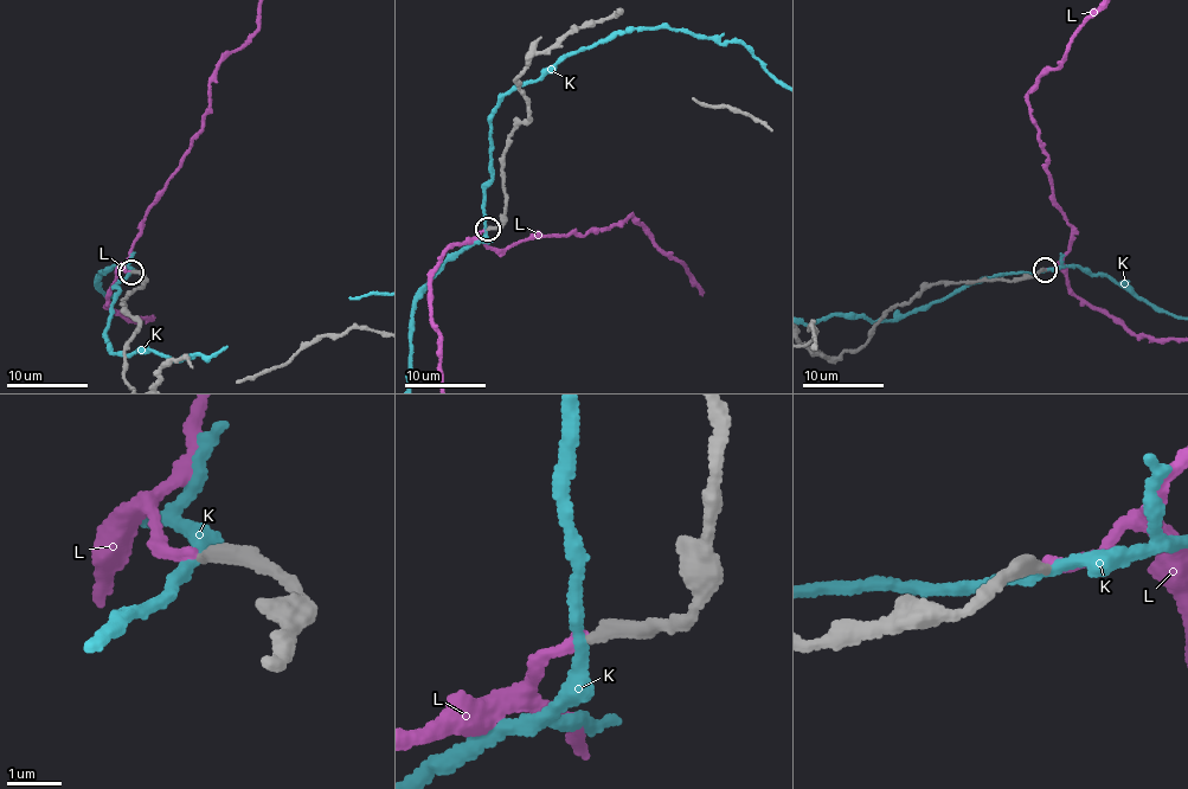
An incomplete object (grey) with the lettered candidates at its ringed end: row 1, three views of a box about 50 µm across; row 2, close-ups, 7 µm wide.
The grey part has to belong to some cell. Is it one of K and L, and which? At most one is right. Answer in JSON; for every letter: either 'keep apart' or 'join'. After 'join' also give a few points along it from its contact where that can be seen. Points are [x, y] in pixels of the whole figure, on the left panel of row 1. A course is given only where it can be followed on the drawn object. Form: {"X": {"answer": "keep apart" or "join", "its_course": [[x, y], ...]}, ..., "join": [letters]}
{"K": {"answer": "keep apart"}, "L": {"answer": "join"}, "join": ["L"]}

